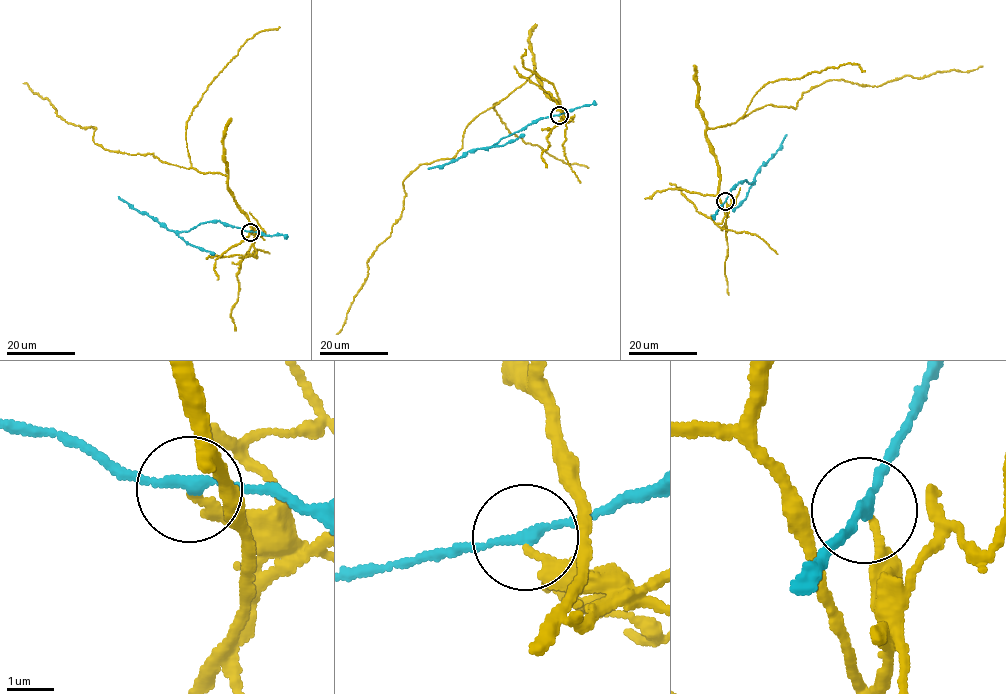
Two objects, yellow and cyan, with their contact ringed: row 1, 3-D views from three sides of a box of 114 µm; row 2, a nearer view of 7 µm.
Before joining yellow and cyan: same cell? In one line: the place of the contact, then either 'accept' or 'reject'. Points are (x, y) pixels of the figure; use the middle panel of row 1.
at (559, 115); reject

